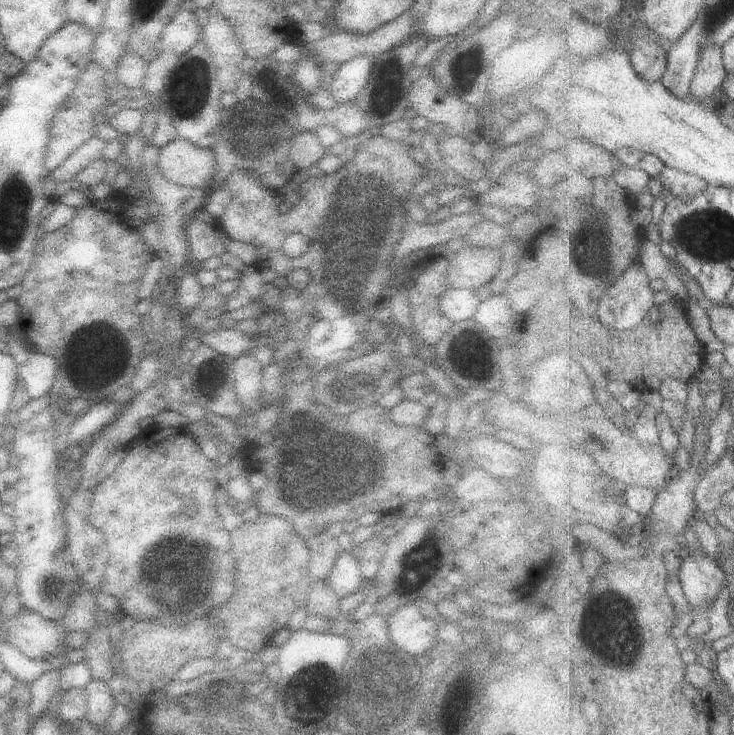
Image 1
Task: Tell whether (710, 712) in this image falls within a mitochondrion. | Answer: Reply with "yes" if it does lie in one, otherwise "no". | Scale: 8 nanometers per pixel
no

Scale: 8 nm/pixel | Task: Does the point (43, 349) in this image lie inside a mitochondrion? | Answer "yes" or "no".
no

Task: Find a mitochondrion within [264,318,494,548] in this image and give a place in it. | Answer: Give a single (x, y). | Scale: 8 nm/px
(316, 464)

